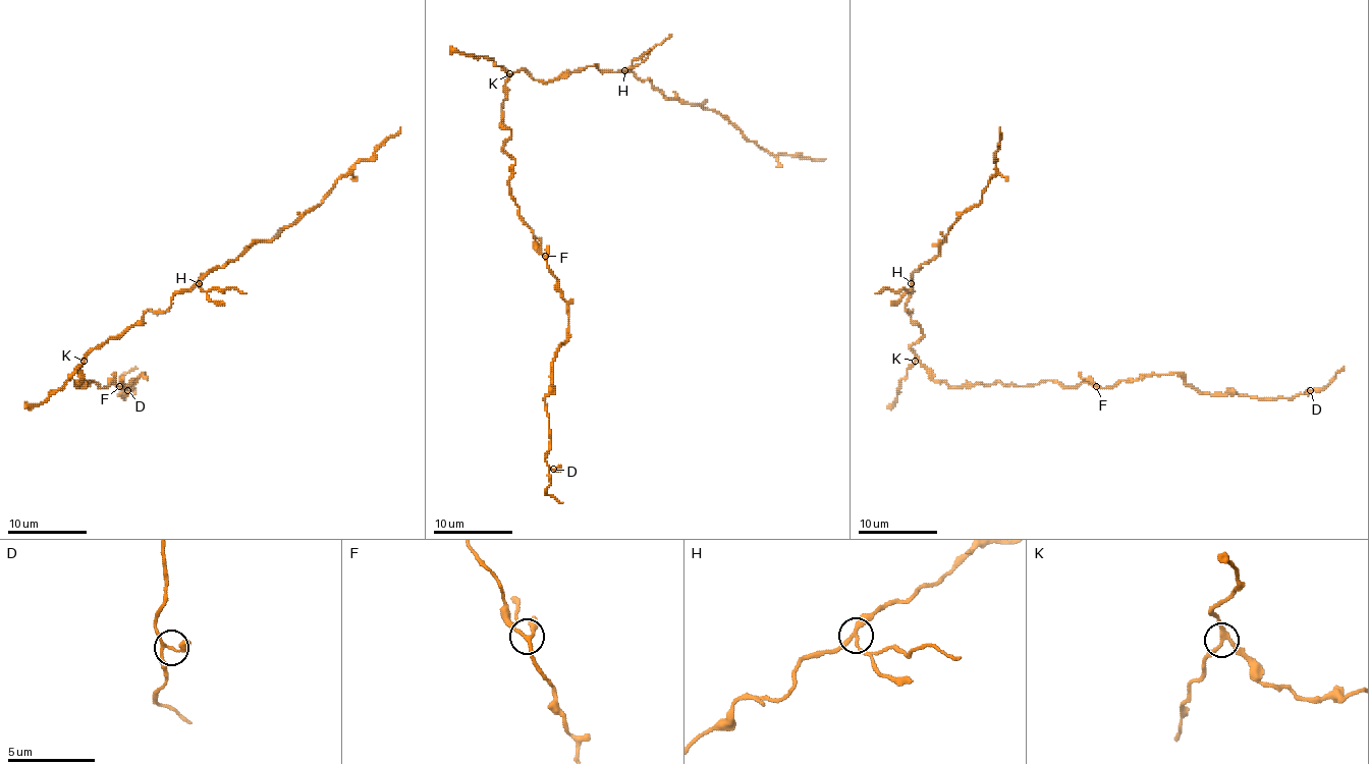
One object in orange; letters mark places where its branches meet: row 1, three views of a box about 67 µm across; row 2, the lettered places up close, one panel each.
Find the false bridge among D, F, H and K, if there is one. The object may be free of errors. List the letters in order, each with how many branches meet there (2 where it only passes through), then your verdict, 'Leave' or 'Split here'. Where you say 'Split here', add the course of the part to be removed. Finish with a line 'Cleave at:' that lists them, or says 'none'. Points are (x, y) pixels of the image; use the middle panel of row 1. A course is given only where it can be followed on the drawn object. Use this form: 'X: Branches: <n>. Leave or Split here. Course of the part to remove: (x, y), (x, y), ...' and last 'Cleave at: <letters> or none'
D: Branches: 3. Leave
F: Branches: 3. Leave
H: Branches: 3. Split here. Course of the part to remove: (623, 70), (636, 66), (671, 35)
K: Branches: 3. Leave
Cleave at: H

